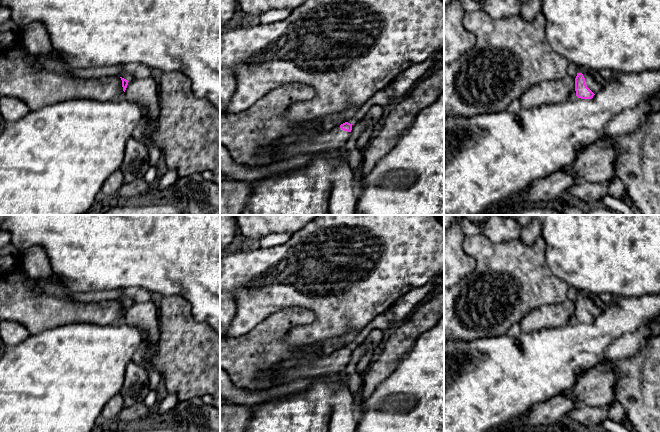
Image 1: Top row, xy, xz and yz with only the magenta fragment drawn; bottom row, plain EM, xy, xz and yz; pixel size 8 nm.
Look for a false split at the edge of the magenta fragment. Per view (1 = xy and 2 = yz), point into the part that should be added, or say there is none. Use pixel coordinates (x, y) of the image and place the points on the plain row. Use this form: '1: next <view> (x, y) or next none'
1: next none
2: next yz (592, 308)

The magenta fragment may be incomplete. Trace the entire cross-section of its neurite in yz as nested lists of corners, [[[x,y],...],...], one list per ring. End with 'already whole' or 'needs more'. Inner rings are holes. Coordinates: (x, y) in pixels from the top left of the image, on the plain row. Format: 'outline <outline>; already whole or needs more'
outline [[[582,290],[578,292],[575,302],[575,315],[578,322],[591,323],[602,313],[602,309],[593,302],[589,294]]]; needs more

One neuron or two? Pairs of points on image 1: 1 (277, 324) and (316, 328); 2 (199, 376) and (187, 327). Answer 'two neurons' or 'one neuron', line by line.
1: two neurons
2: one neuron

